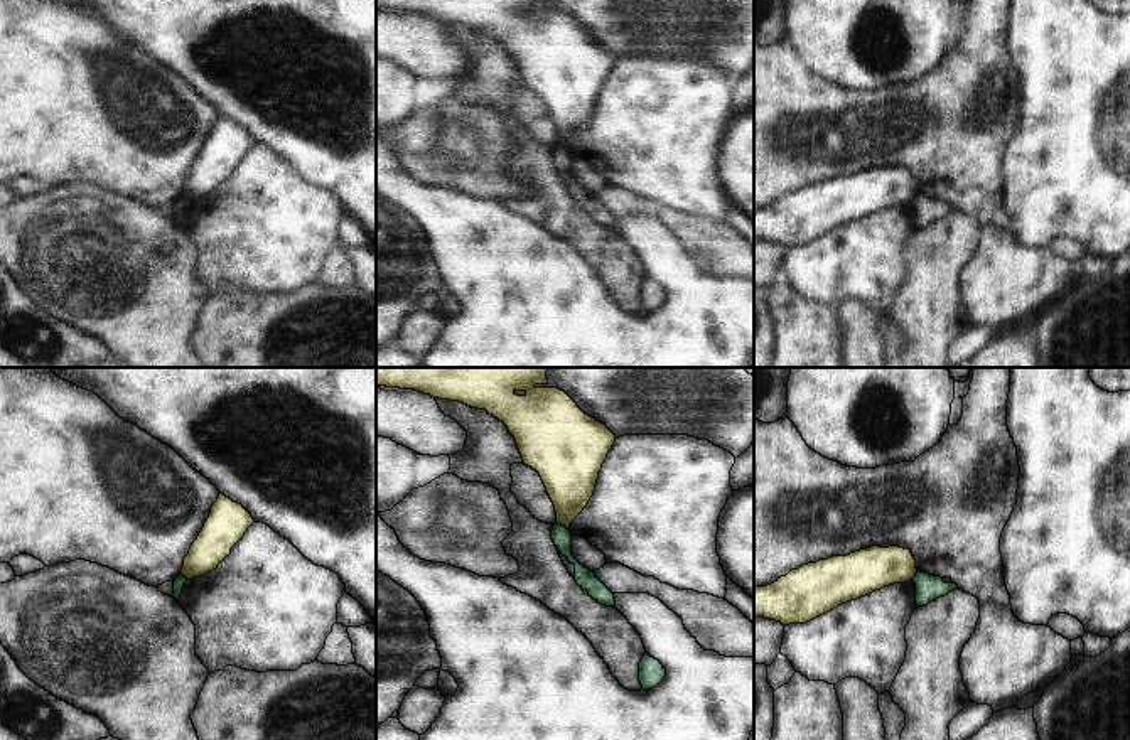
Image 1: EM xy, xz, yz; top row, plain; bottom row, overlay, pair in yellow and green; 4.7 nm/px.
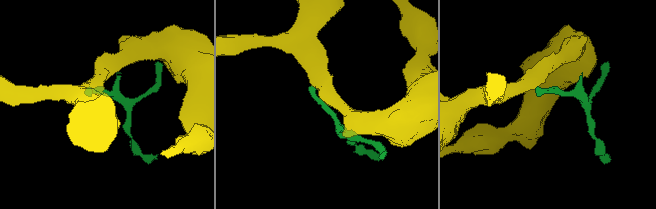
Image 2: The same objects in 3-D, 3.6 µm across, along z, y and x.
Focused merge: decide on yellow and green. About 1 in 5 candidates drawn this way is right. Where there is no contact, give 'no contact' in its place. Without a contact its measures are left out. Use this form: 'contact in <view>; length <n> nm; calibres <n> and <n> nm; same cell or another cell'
contact in xz; length 70 nm; calibres 260 and 90 nm; another cell

